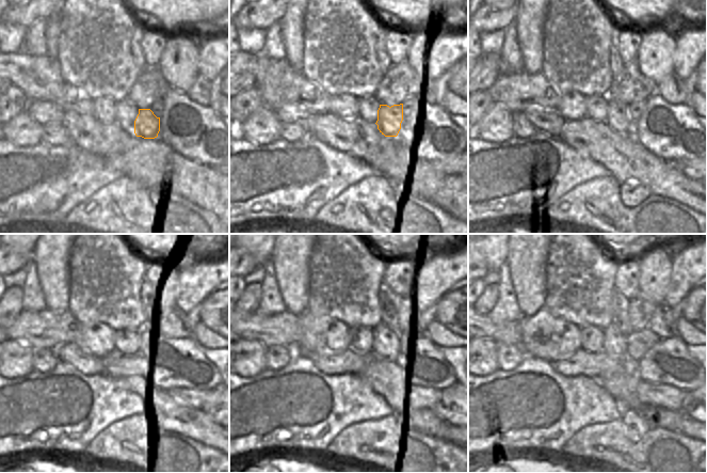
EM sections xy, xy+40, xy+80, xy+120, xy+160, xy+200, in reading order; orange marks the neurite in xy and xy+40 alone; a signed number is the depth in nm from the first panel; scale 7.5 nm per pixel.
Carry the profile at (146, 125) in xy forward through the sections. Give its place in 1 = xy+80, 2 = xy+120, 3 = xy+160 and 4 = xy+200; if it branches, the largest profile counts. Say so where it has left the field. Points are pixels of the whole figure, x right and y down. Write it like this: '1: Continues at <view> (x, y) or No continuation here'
1: Continues at xy+80 (621, 117)
2: Continues at xy+120 (148, 349)
3: Continues at xy+160 (386, 344)
4: Continues at xy+200 (615, 343).

